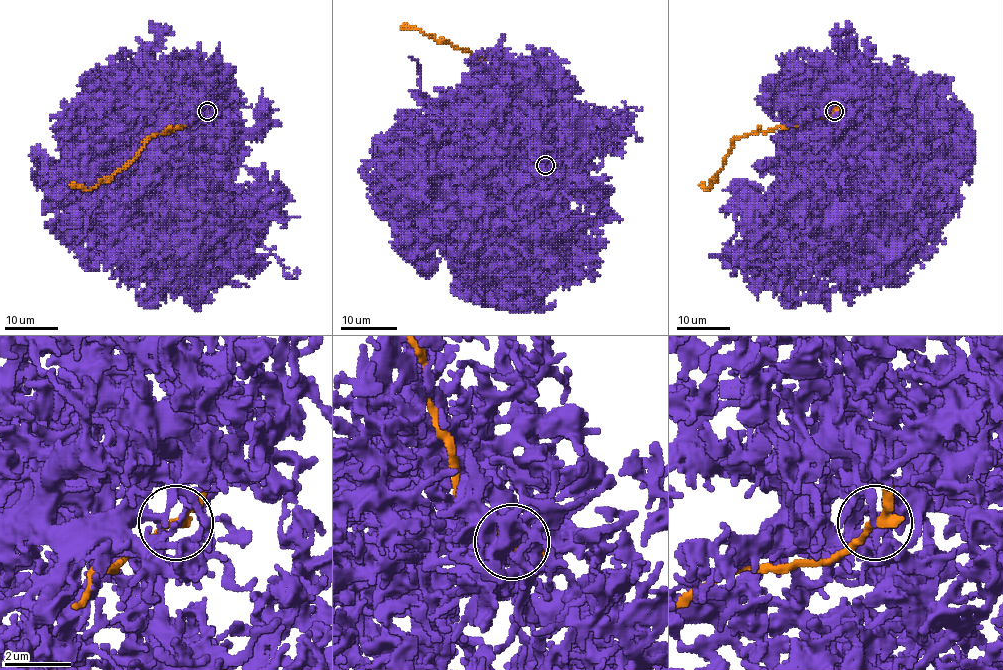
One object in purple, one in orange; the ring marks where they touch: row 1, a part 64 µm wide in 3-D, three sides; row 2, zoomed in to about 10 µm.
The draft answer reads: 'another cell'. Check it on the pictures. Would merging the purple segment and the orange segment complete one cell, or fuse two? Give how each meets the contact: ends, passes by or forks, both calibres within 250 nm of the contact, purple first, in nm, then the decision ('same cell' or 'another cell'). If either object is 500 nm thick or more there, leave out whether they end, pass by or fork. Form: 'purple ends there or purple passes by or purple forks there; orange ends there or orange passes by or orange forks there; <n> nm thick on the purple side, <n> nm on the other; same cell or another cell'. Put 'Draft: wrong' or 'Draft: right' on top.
Draft: right
purple ends there; orange passes by; 170 nm thick on the purple side, 240 nm on the other; another cell

